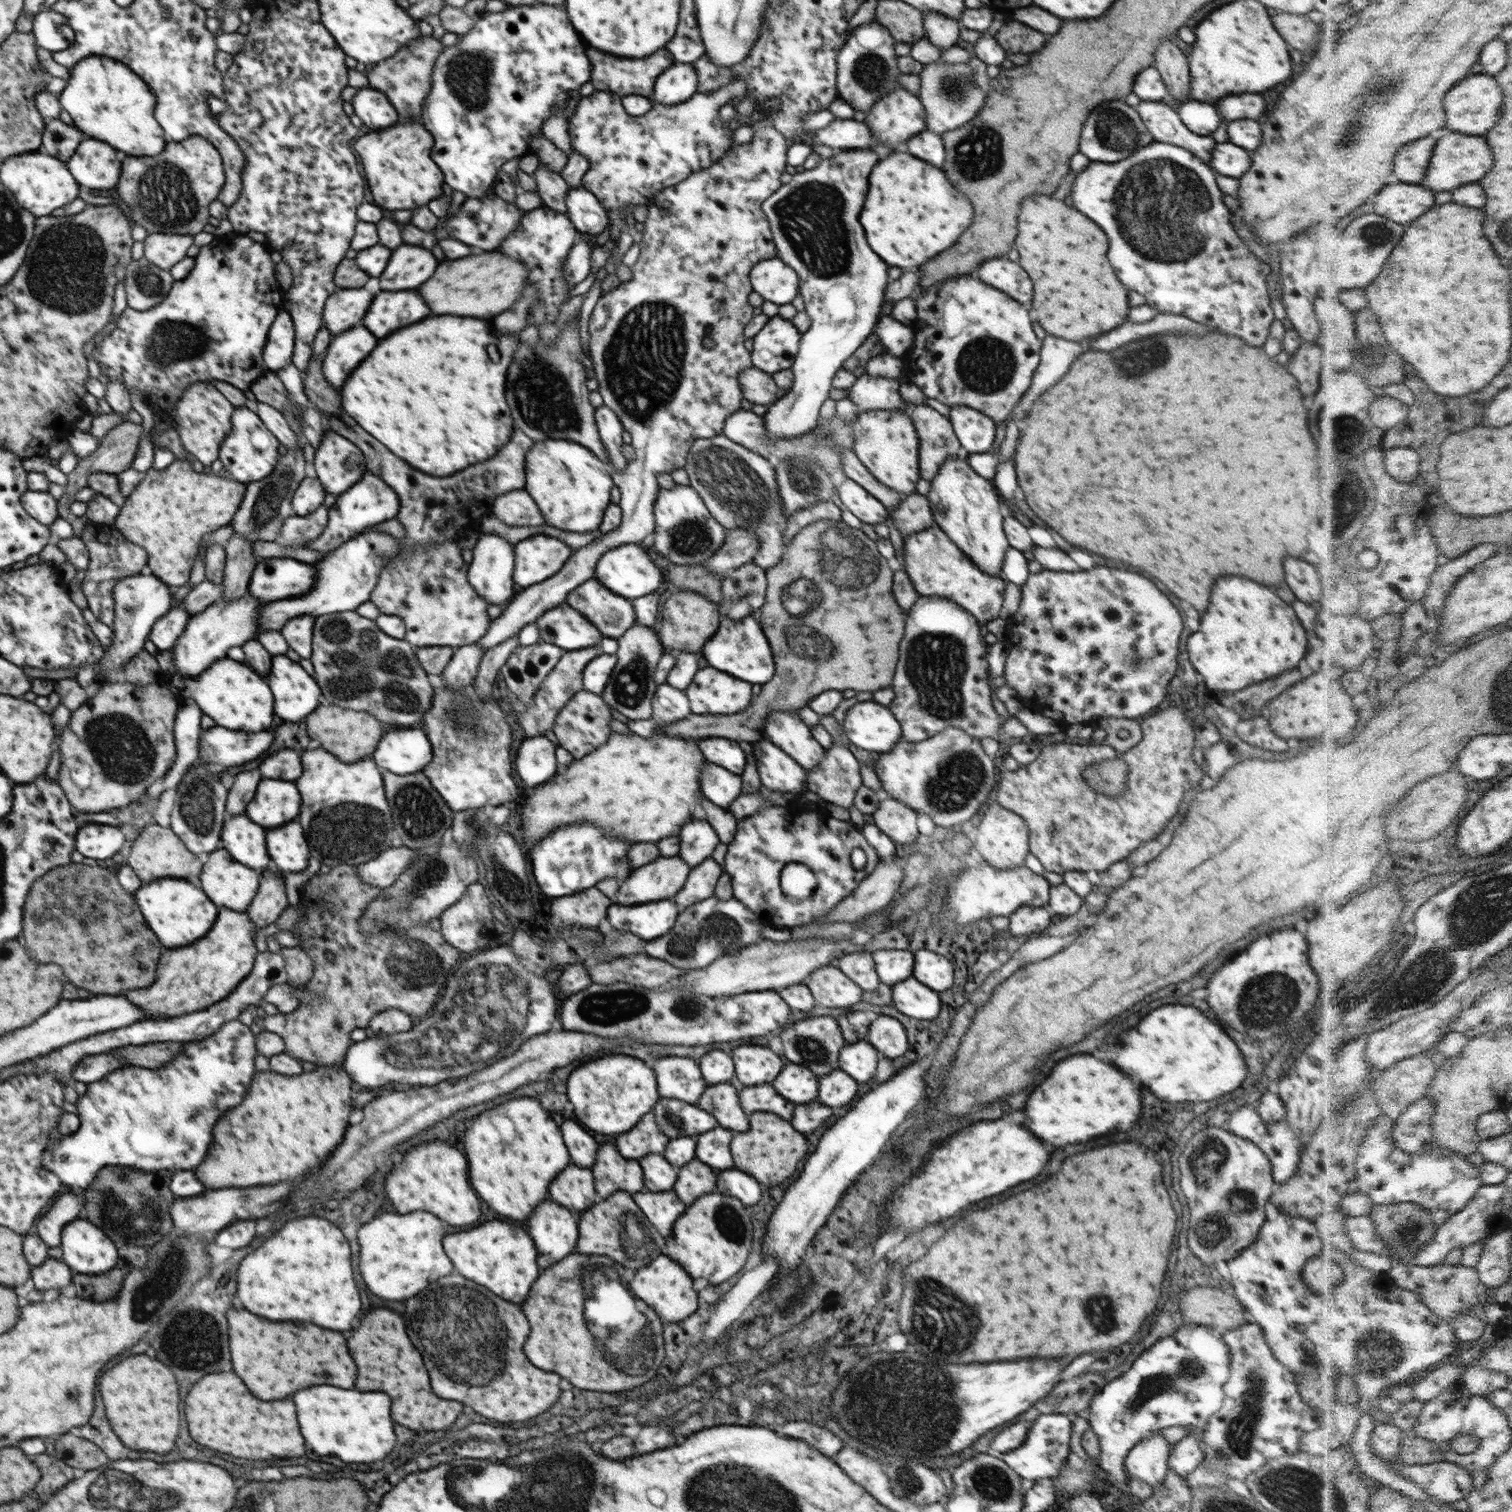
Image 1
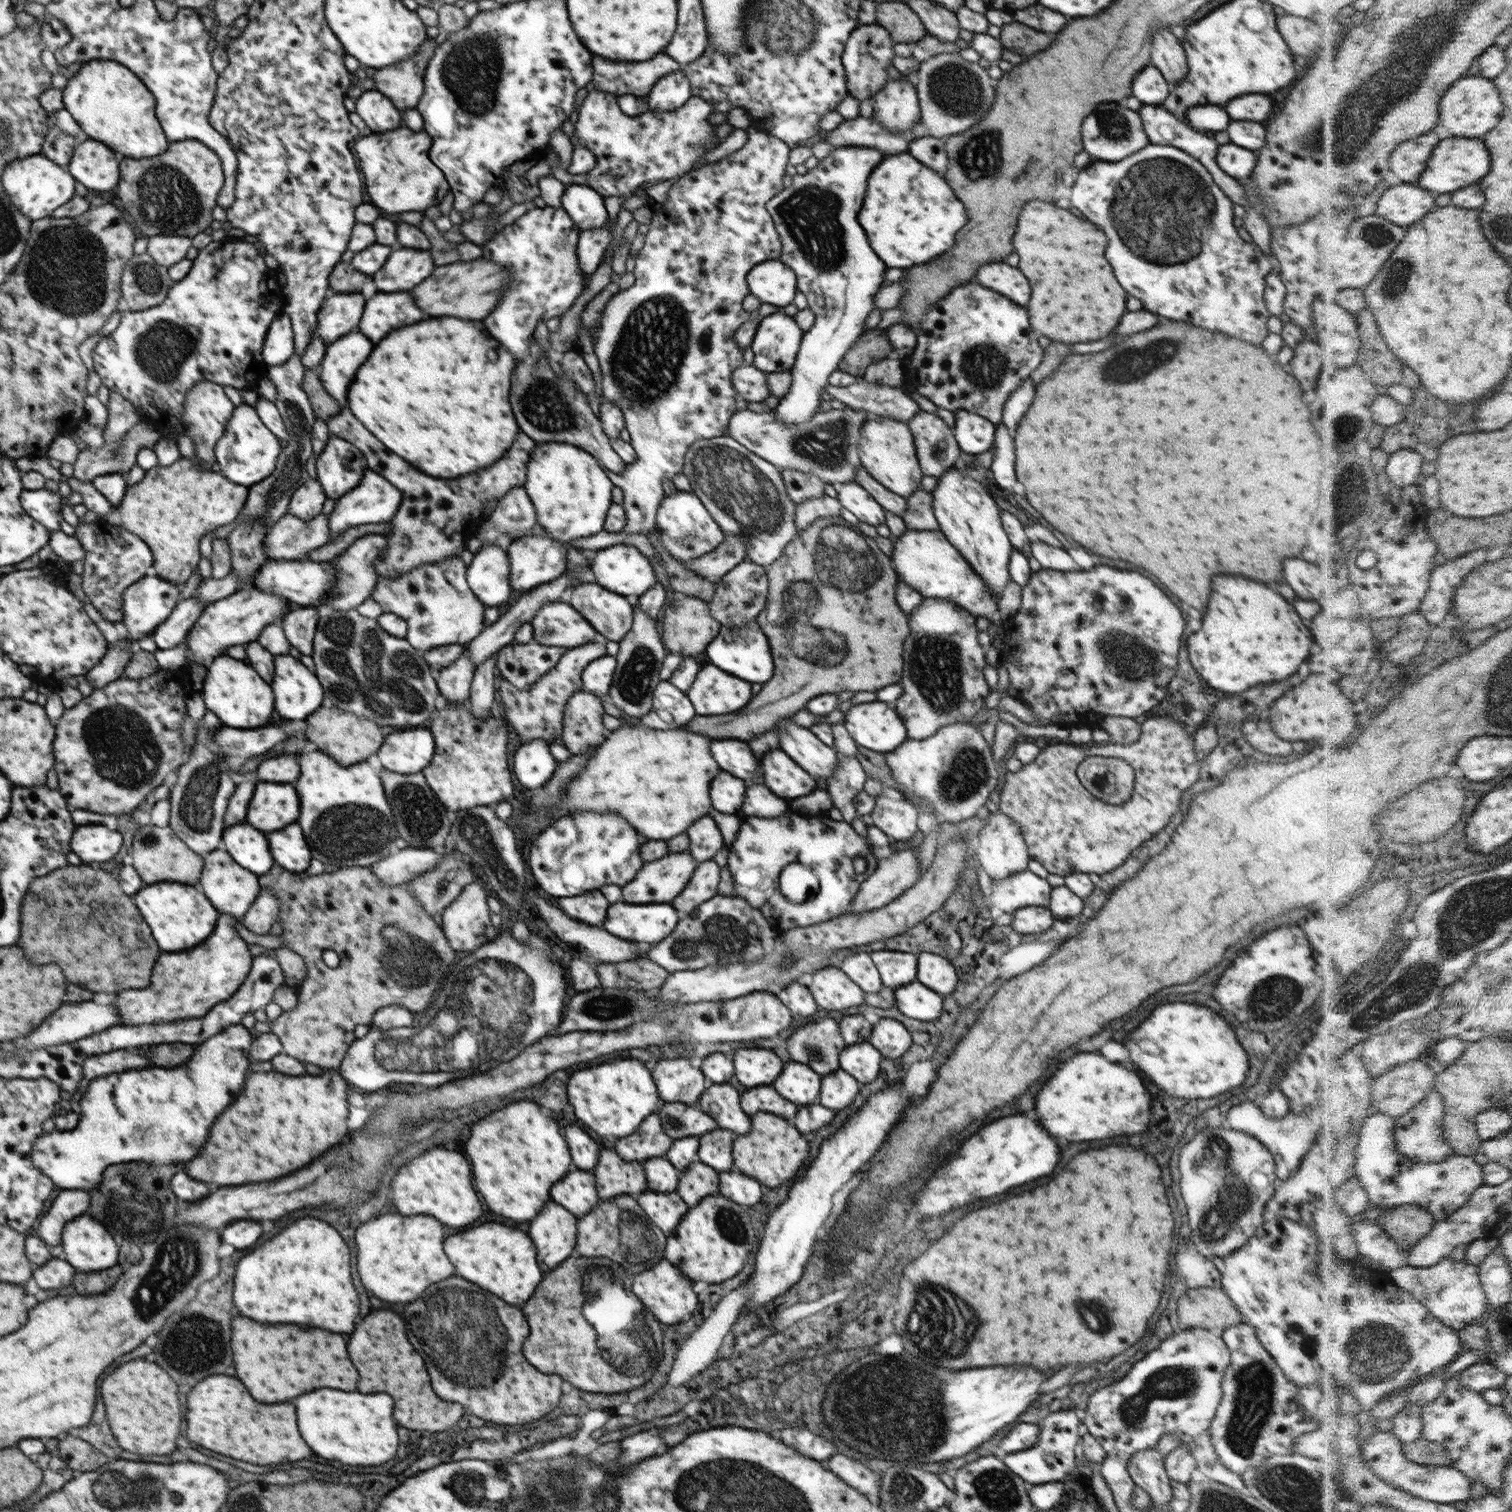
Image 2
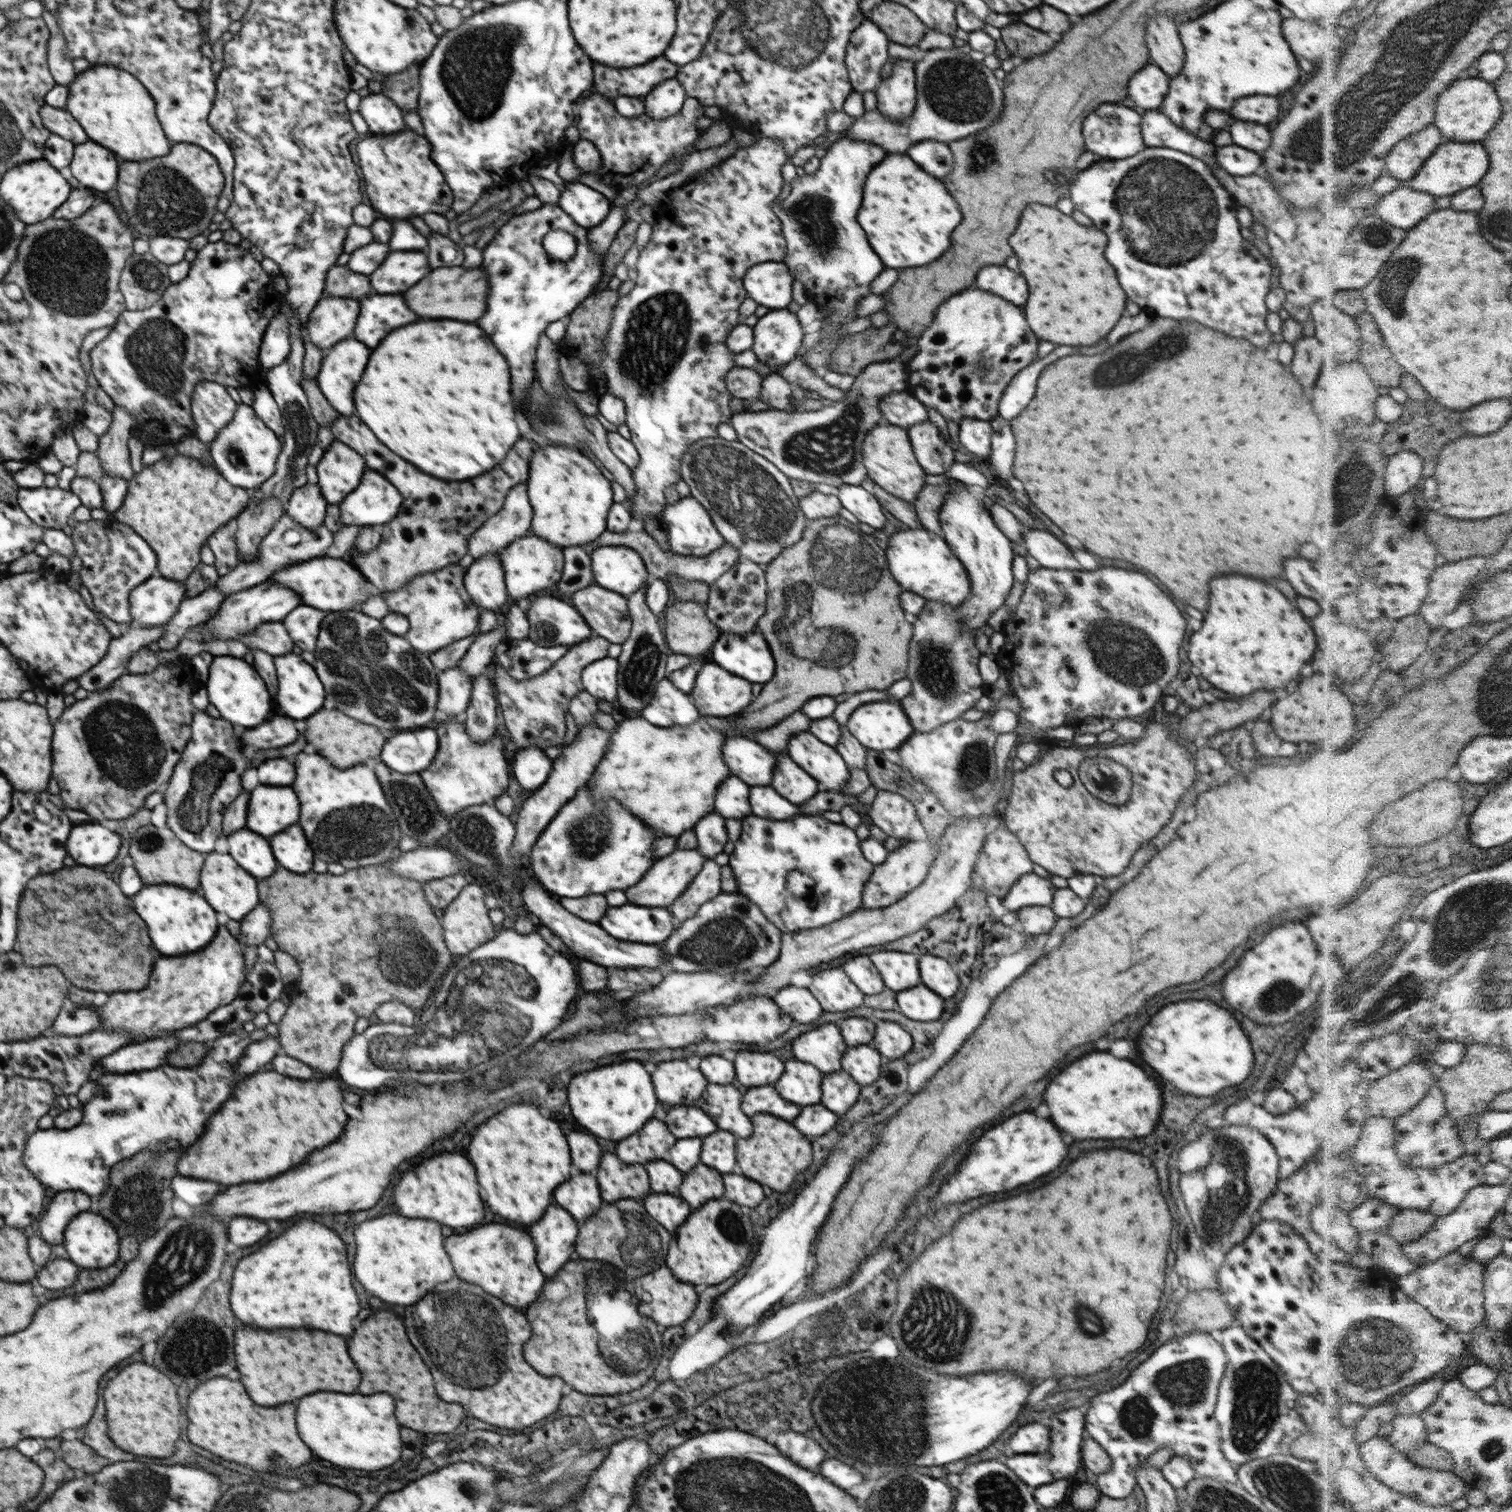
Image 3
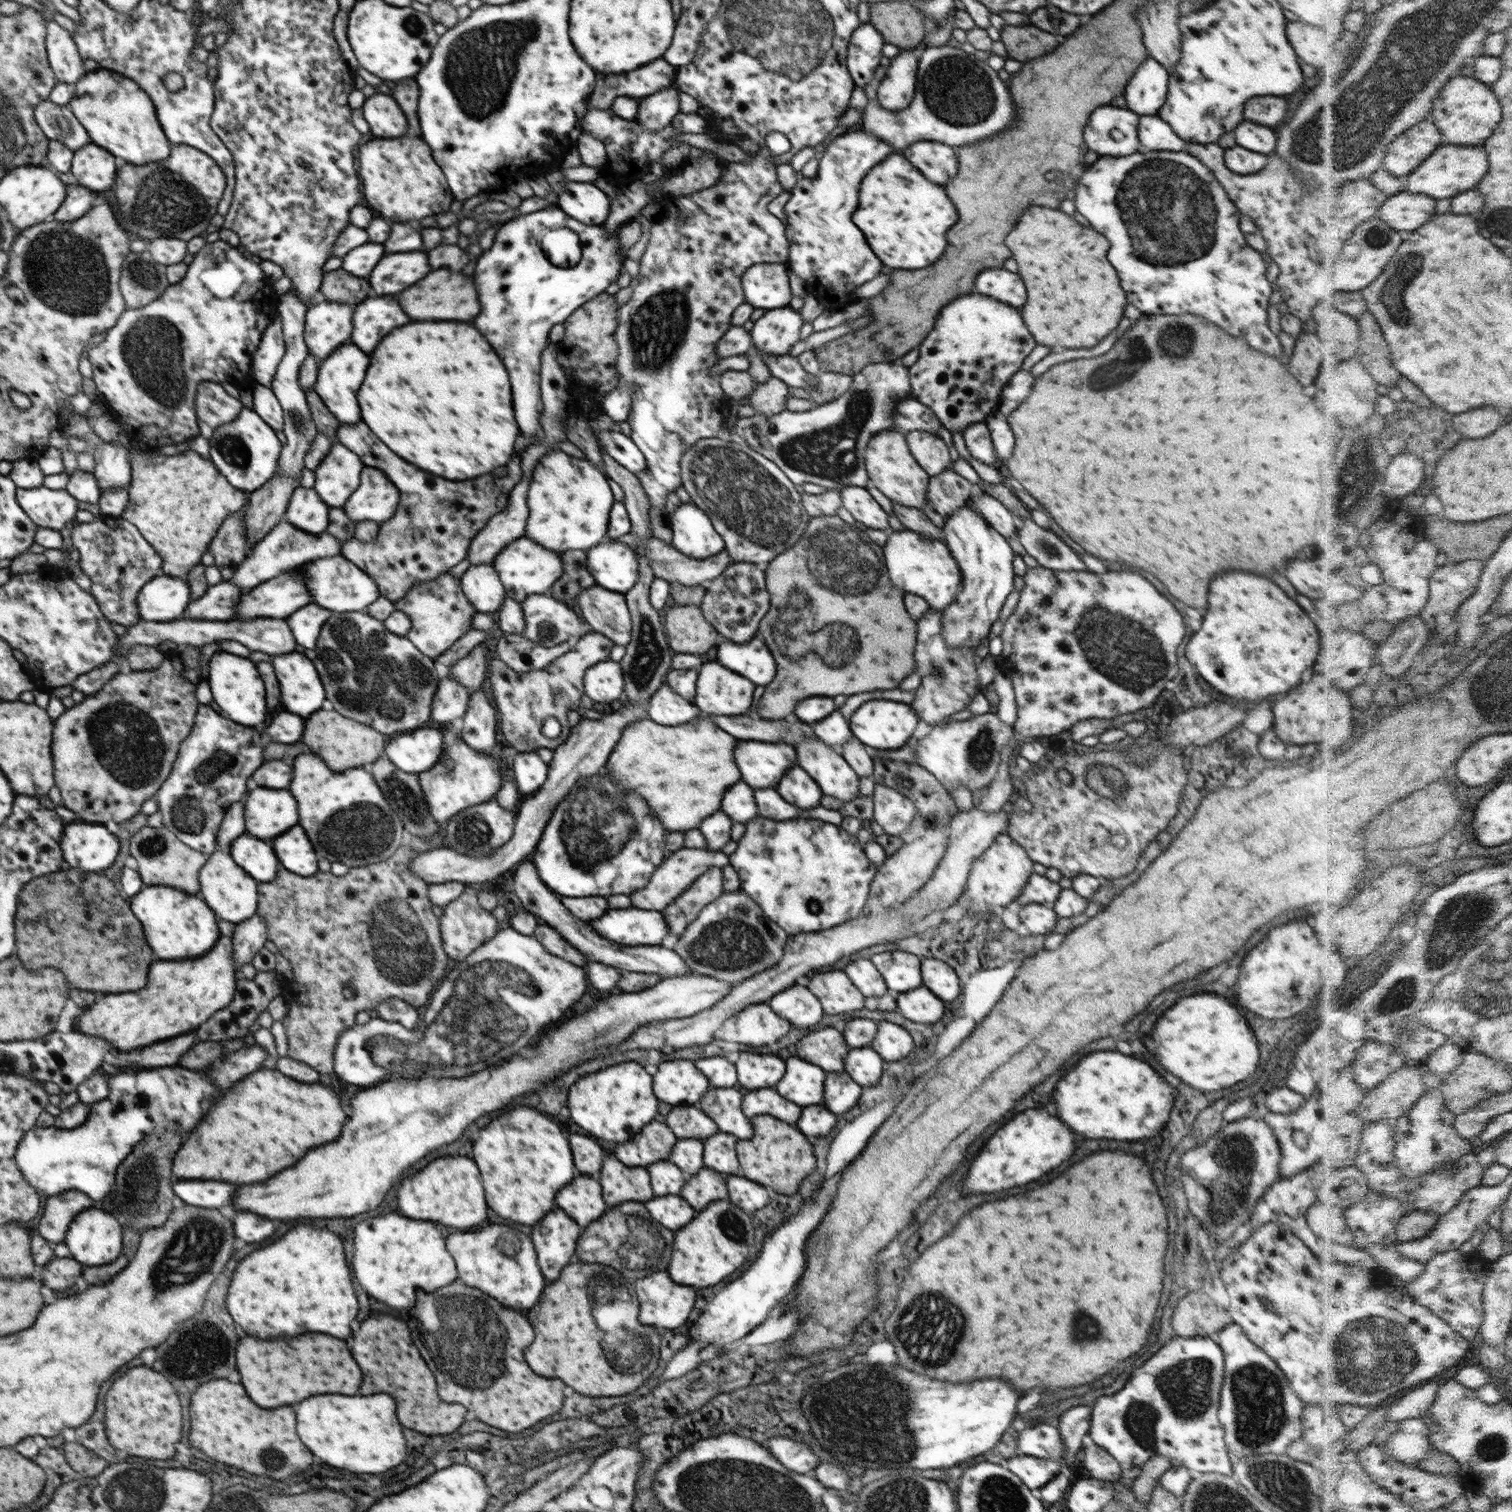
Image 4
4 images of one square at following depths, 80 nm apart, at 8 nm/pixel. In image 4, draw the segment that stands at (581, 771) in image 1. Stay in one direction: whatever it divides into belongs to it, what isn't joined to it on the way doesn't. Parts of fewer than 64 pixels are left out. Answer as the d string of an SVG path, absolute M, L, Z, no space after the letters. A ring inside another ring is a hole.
M646 718L626 726L600 773L611 781L620 782L626 790L638 790L668 832L684 833L698 829L705 818L720 811L726 788L740 782L742 774L734 762L736 744L738 740L734 736L716 728L708 718L696 718L678 726L664 726Z

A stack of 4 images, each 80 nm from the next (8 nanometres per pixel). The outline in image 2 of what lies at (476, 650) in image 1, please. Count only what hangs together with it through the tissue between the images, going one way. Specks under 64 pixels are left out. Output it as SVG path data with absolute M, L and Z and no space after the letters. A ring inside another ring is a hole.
M467 647L463 655L448 666L436 673L437 687L439 688L440 700L449 702L465 702L471 693L471 682L476 670L470 660Z

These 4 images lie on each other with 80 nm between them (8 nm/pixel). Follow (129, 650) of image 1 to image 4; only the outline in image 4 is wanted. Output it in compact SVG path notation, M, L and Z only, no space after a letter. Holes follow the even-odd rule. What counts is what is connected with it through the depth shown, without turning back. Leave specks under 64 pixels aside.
M166 574L154 577L137 596L141 619L154 622L180 619L190 601L188 581Z

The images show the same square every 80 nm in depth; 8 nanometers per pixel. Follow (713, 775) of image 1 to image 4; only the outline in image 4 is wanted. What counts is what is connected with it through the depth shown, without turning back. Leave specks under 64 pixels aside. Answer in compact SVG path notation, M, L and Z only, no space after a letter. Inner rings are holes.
M738 782L730 790L726 790L726 798L722 797L721 810L734 822L746 823L759 815L754 798L754 789L749 784Z

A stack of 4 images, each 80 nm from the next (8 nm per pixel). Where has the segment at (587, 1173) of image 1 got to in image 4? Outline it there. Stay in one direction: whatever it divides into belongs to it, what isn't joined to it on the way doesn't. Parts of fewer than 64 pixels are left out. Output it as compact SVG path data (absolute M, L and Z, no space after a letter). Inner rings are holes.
M574 1178L558 1192L558 1206L570 1214L581 1228L588 1226L608 1210L602 1200L600 1184L594 1178Z

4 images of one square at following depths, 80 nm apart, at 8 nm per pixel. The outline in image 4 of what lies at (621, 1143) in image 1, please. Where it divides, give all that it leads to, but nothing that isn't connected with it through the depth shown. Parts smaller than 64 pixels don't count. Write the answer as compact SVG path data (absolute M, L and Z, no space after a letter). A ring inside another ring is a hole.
M650 1122L638 1132L638 1138L616 1146L614 1156L626 1166L648 1166L658 1160L668 1160L678 1139L666 1124Z

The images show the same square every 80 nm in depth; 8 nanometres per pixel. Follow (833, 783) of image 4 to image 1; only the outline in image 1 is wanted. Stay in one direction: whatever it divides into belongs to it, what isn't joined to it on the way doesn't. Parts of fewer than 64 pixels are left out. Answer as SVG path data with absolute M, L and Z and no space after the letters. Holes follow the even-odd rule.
M776 709L767 716L764 726L765 738L807 771L814 770L824 760L827 749L812 736L801 711Z

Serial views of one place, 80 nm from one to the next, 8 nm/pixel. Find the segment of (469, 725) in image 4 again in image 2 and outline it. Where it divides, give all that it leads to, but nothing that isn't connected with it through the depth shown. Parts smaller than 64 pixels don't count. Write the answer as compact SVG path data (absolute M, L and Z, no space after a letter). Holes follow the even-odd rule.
M495 652L484 664L476 667L474 672L468 701L471 715L476 720L489 718L491 711L495 709L494 678L498 674L497 666L497 652Z

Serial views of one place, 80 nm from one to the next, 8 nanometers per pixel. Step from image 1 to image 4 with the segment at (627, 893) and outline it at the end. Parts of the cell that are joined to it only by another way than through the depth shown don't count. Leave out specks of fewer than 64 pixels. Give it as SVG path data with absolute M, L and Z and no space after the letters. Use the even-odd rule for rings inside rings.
M682 847L680 850L674 851L667 855L664 862L650 876L650 883L644 888L633 892L628 896L634 907L642 910L658 910L661 911L670 903L681 896L681 894L689 888L700 876L704 875L708 869L716 866L720 869L729 864L729 856L720 851L711 851L708 849L695 849L690 847Z

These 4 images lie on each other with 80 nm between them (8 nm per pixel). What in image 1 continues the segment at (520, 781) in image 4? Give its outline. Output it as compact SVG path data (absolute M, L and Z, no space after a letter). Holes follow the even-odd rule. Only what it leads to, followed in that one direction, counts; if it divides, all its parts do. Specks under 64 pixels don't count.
M545 736L525 738L516 752L514 768L526 786L538 787L560 770L554 752L556 745Z

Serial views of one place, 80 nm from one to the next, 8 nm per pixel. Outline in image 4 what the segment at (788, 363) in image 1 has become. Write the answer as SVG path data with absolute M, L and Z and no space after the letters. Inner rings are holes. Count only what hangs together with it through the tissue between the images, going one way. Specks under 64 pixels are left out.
M782 307L772 310L767 310L758 320L754 321L754 326L750 331L752 344L758 348L758 352L764 355L788 355L788 351L800 339L800 328L805 320L799 311L792 307Z

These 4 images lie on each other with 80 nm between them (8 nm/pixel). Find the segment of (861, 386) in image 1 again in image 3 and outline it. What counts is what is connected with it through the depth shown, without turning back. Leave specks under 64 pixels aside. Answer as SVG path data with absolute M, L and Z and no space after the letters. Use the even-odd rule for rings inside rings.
M796 356L790 359L790 362L780 365L773 372L781 374L790 384L796 384L800 389L806 389L806 391L816 392L831 401L840 402L848 395L848 391L842 391L830 386L822 375L810 370L810 367L801 357ZM907 390L884 396L876 408L882 411L884 422L890 425L908 429L918 423L930 422L926 406Z

